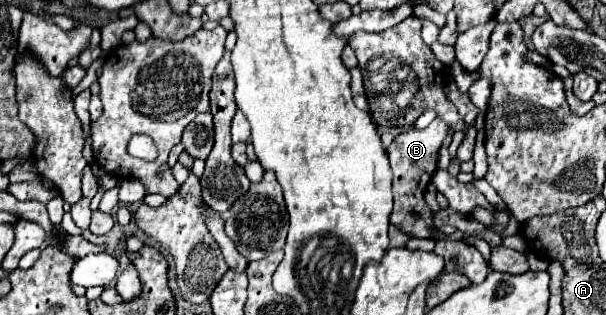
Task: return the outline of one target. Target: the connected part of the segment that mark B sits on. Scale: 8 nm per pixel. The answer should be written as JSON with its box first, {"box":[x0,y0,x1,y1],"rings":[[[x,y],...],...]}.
{"box":[387,118,447,238],"rings":[[[435,118],[427,128],[417,130],[417,128],[407,128],[401,132],[391,146],[387,148],[391,168],[393,168],[393,196],[395,196],[395,206],[391,212],[391,224],[405,232],[409,238],[435,238],[433,236],[433,210],[425,204],[425,188],[431,182],[431,176],[437,170],[437,158],[439,158],[439,148],[447,136],[447,124]]]}

